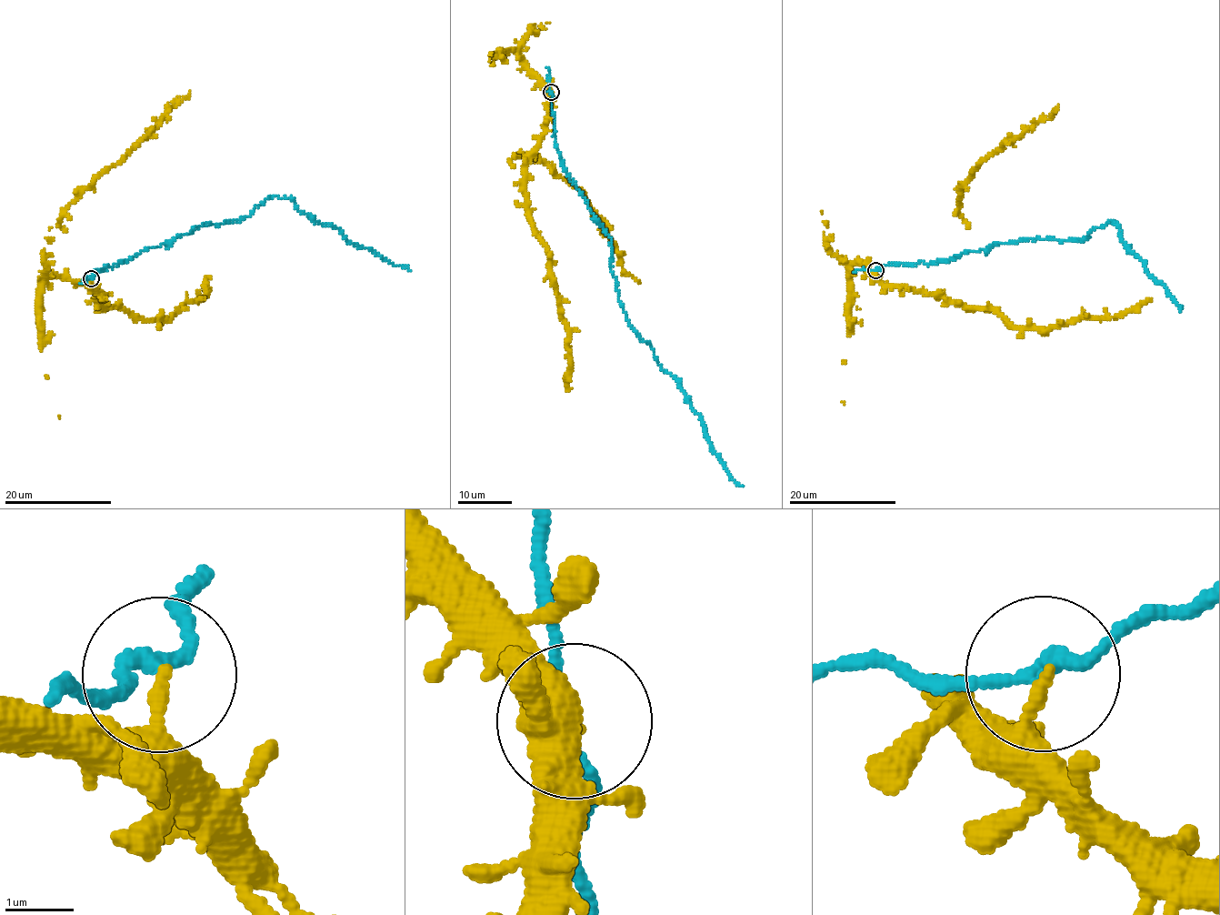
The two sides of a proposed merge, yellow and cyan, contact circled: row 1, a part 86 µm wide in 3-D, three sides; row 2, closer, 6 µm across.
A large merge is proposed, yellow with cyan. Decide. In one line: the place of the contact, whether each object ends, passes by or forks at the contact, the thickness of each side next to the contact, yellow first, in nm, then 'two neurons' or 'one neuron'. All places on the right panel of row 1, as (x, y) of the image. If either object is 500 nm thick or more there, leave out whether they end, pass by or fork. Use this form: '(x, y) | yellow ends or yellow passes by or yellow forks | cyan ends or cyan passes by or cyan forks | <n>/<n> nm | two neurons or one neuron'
(875, 270) | yellow ends | cyan passes by | 200/200 nm | two neurons

